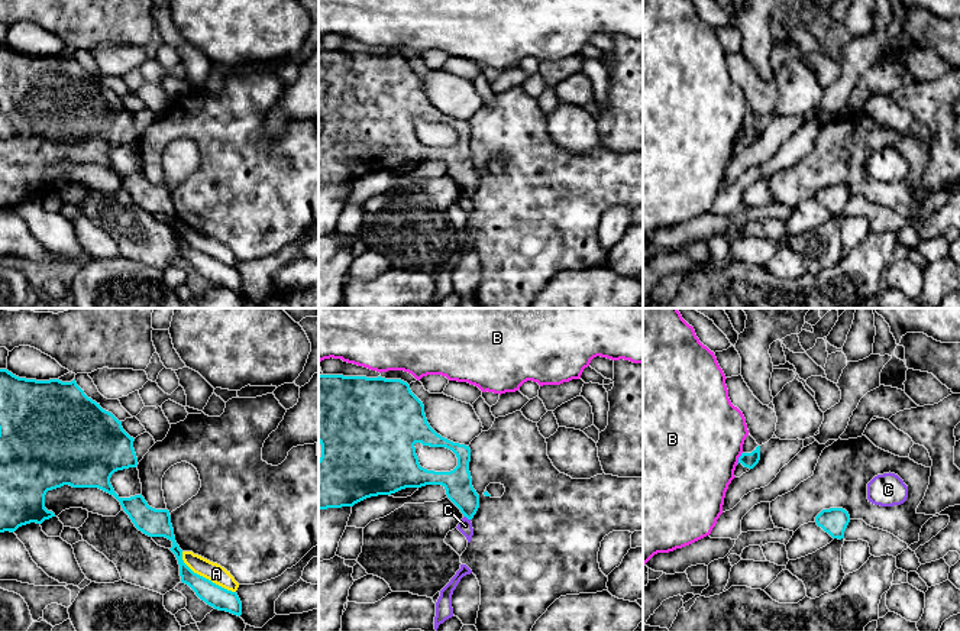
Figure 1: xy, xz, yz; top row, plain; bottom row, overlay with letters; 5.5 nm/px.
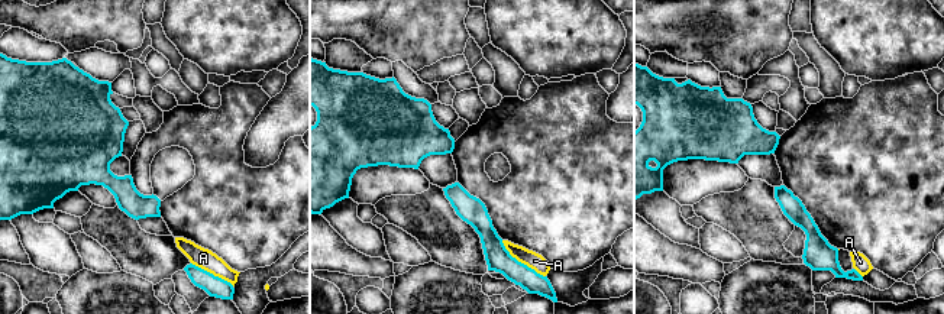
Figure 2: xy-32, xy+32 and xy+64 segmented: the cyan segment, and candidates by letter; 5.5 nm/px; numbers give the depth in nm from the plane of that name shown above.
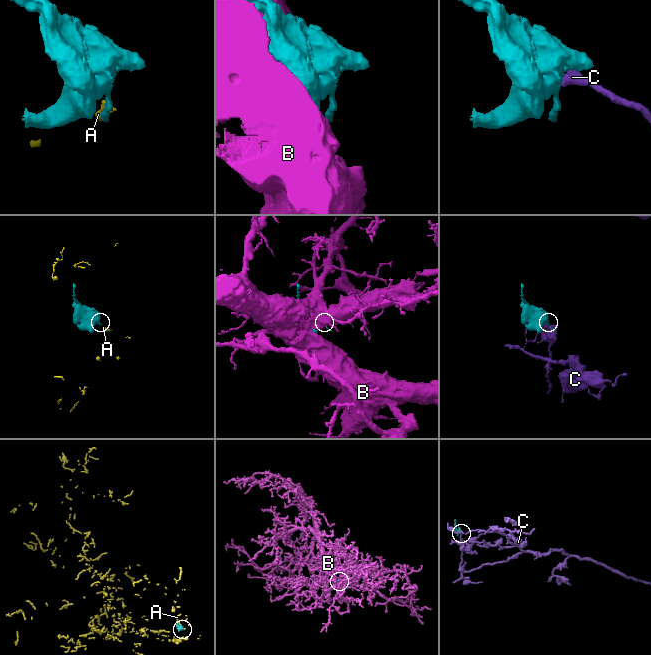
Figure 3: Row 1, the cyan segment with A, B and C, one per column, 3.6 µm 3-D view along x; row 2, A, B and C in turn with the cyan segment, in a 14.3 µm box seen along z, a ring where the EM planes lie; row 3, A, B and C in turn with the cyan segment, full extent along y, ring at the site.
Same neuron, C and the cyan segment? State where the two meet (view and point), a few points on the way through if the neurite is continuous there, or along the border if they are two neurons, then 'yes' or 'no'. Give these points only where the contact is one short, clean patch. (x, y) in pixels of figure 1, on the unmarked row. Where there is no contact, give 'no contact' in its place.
contact xz (466, 193); border xz (464, 191), (469, 196); no

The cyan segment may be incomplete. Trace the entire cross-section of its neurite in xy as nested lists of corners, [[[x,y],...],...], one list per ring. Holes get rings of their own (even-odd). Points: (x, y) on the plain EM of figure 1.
[[[0,45],[0,208],[16,207],[19,203],[55,192],[45,184],[45,171],[48,166],[70,161],[72,164],[98,164],[113,171],[129,191],[135,203],[149,213],[165,213],[172,217],[169,224],[180,240],[181,258],[188,261],[195,271],[207,281],[233,291],[242,291],[242,278],[236,268],[227,266],[211,256],[194,249],[182,236],[182,226],[175,217],[171,191],[168,185],[155,185],[148,181],[145,174],[135,171],[120,174],[110,153],[114,148],[136,143],[138,133],[133,124],[135,114],[130,113],[111,88],[103,85],[100,80],[88,74],[77,61],[75,55],[62,58],[59,55],[36,56],[19,54],[7,45]]]

